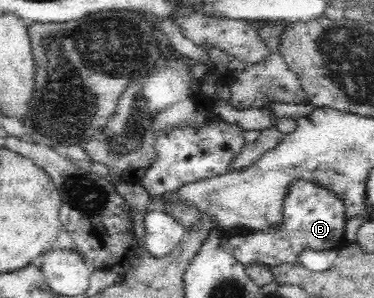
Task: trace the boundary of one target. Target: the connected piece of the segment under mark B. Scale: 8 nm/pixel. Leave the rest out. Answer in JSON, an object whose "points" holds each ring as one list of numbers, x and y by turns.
{"points":[[296,180,283,197,281,225,261,232,234,227,224,231,221,246,245,267,258,263,271,269,282,263,295,264,302,251,327,251,345,244,346,219,344,203,332,191,311,181]]}

